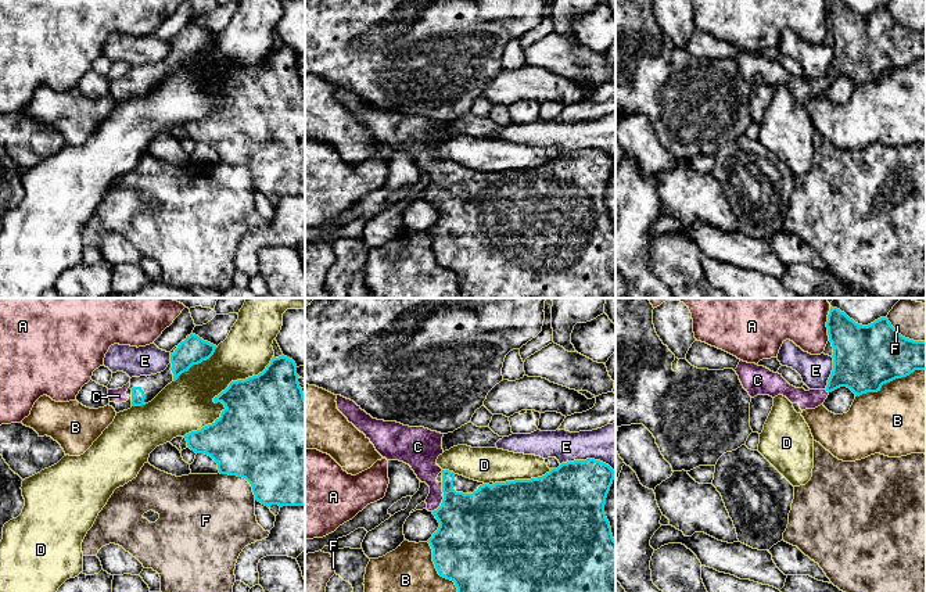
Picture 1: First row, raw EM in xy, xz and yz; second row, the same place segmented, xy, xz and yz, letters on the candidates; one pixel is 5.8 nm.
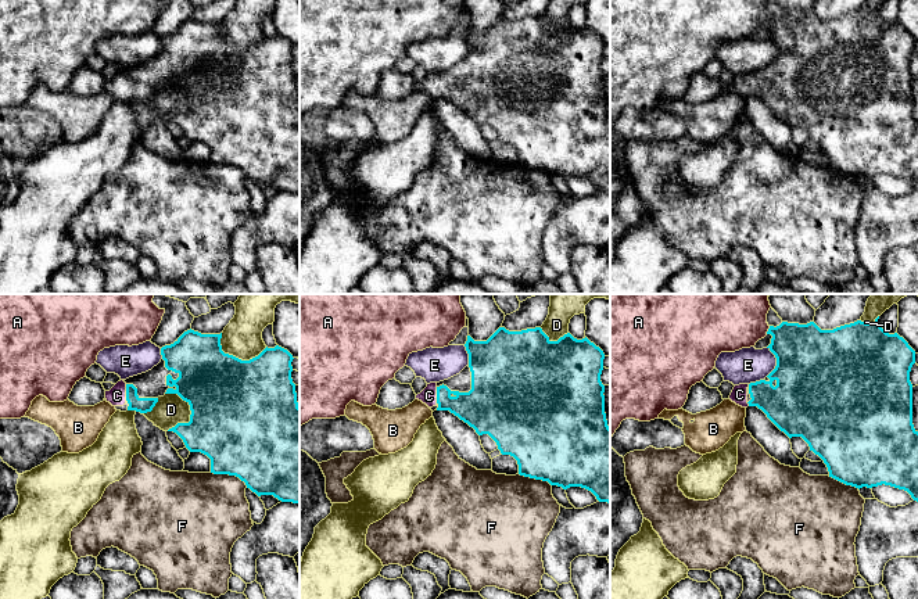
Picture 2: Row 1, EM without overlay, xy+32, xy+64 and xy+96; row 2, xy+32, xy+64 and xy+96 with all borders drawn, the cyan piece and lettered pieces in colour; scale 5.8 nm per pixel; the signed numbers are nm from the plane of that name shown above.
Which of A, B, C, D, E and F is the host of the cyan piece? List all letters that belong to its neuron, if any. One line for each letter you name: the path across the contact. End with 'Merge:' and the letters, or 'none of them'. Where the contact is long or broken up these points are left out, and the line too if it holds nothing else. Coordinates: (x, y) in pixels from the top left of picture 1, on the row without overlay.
Merge: C

